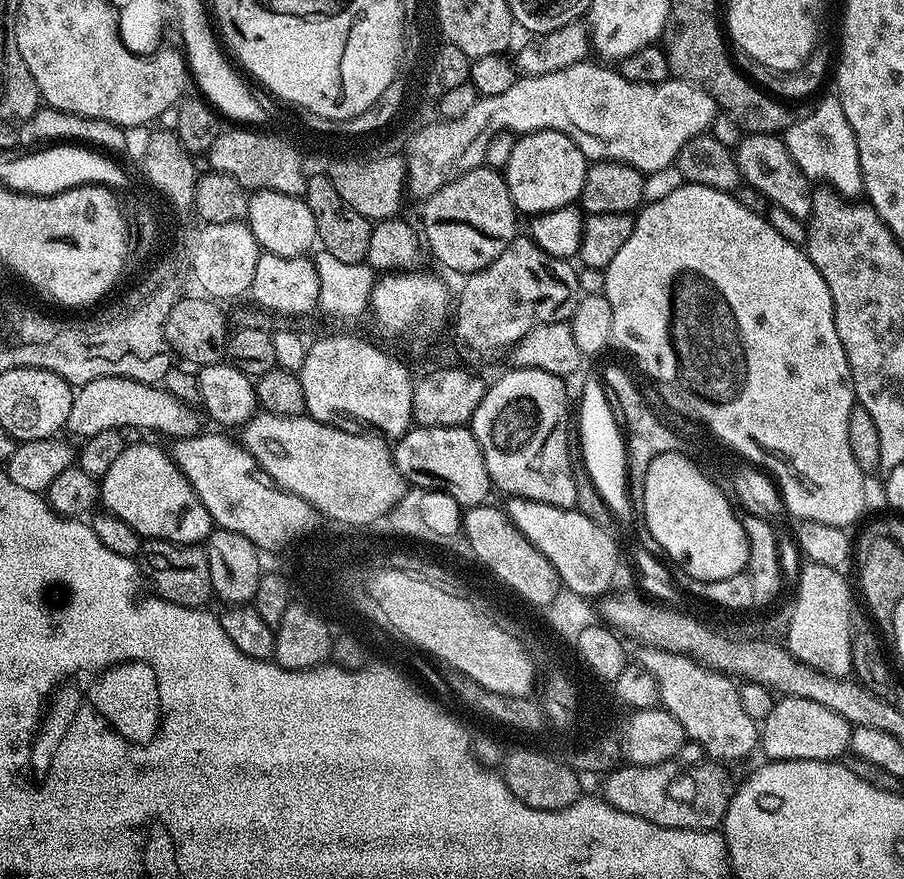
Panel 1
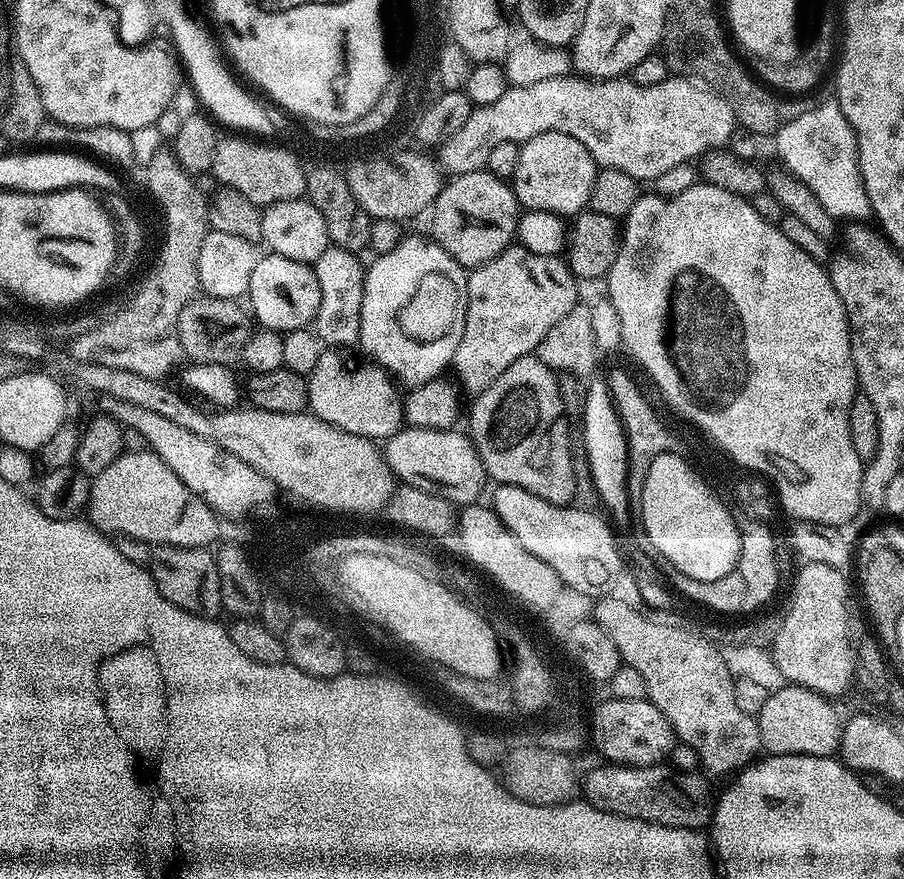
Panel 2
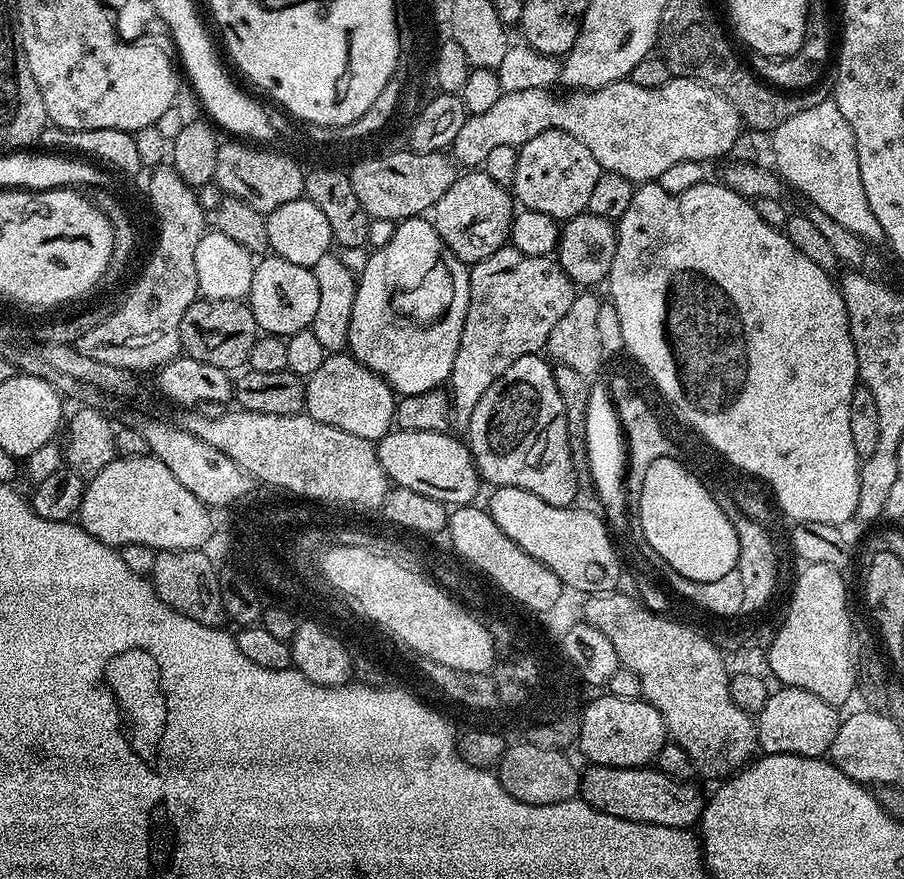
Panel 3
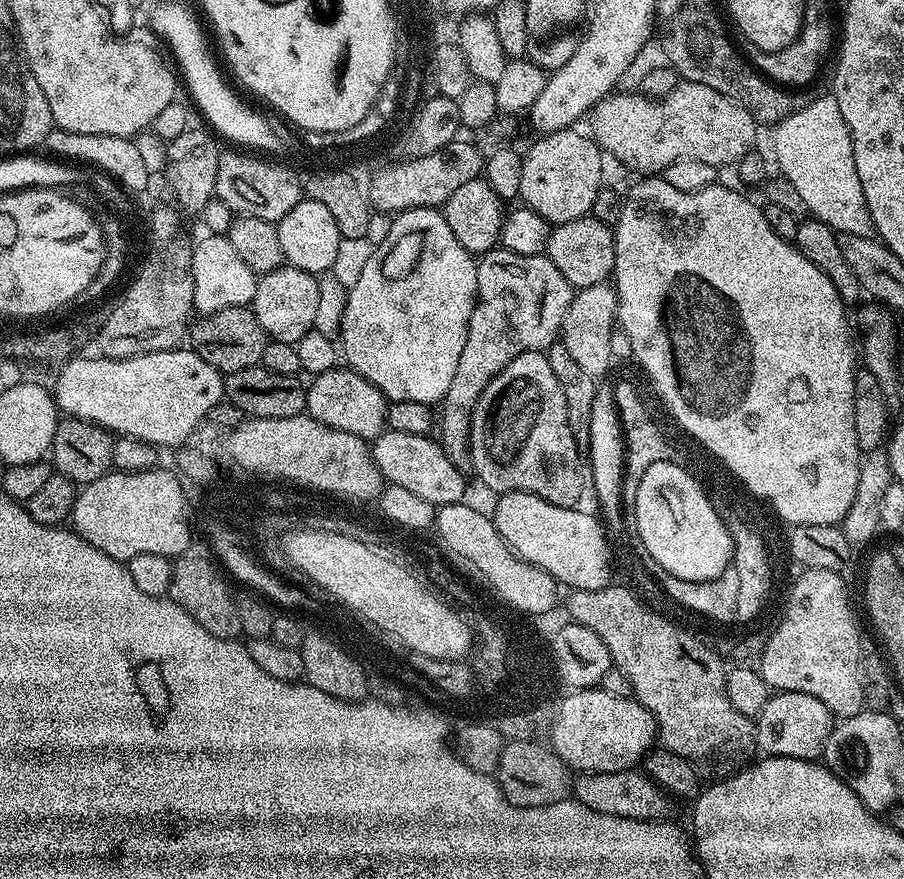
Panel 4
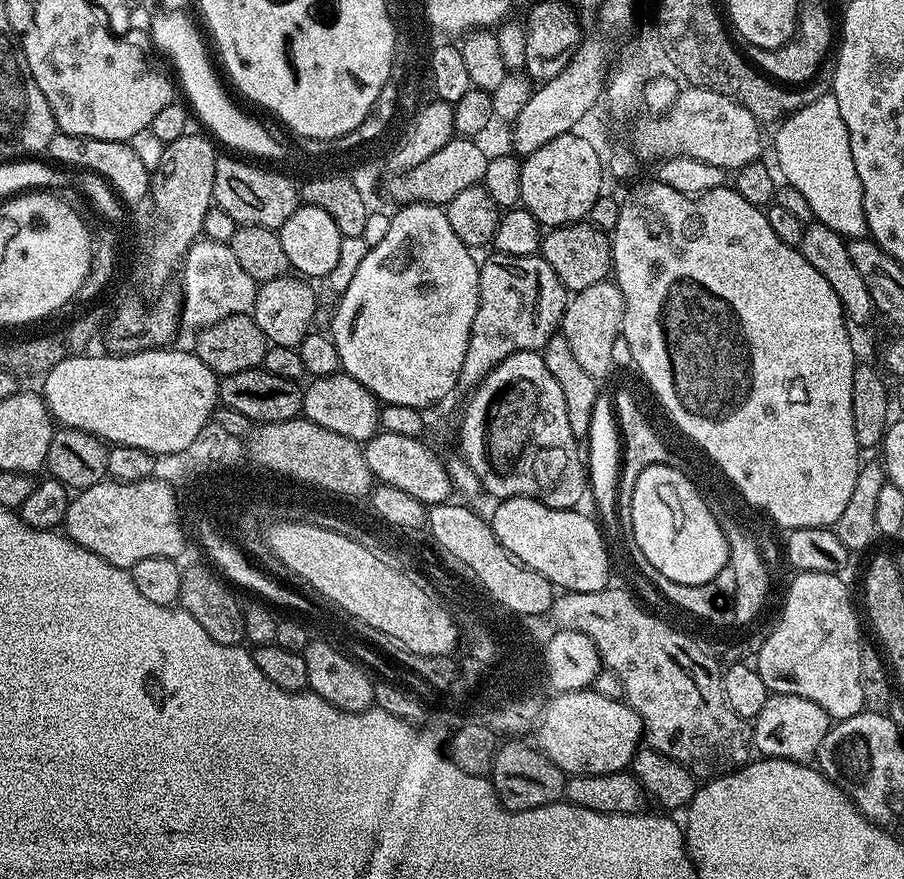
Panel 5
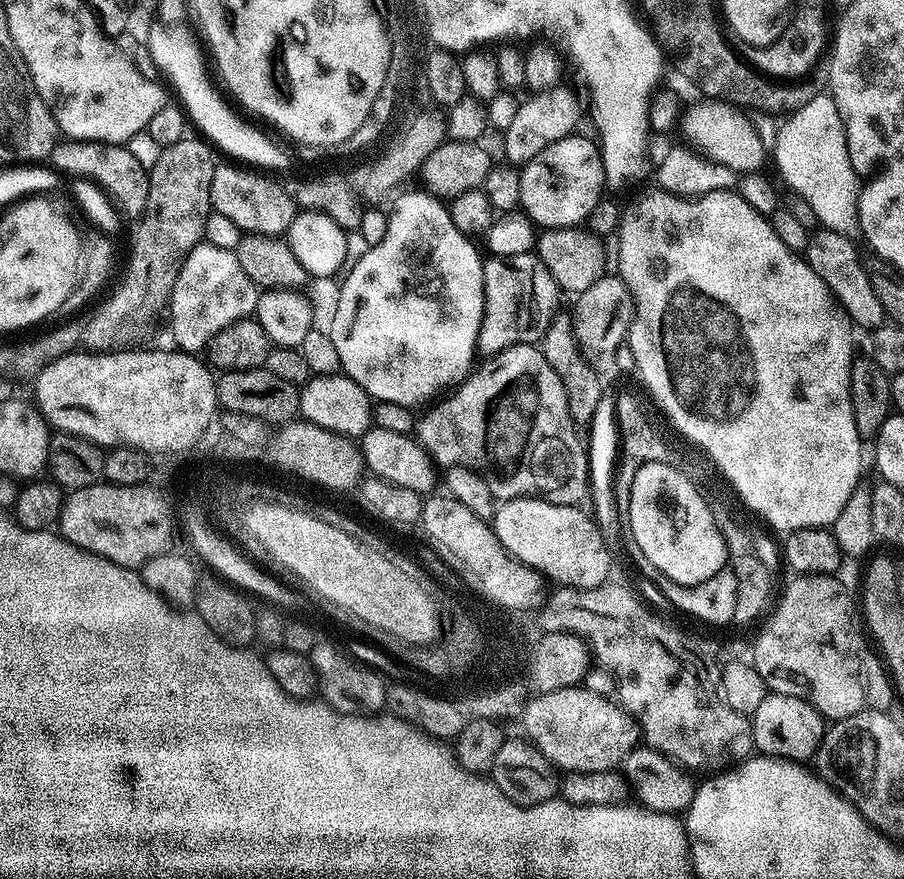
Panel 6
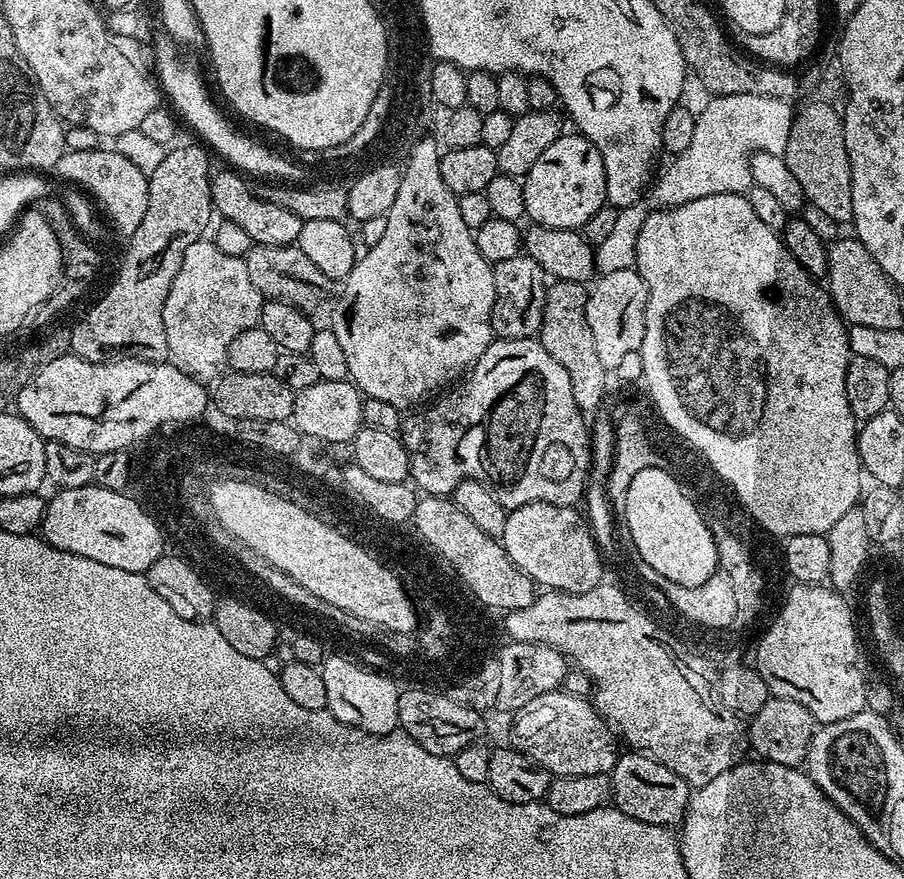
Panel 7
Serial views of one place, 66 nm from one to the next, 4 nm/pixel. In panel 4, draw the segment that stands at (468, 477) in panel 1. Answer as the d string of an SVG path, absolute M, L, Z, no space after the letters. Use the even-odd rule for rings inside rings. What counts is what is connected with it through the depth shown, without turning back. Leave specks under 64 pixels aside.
M385 430L371 441L370 447L380 475L388 484L402 486L402 490L410 490L418 494L418 498L426 498L426 502L437 506L459 504L465 499L465 473L455 468L454 463L450 462L442 450L442 446L431 435L415 436Z

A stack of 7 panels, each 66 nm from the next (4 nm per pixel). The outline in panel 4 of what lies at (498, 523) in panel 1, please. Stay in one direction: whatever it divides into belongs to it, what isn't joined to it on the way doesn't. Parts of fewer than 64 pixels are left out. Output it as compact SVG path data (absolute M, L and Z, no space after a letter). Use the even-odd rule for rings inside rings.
M468 502L459 504L442 504L436 510L437 519L441 521L441 531L452 547L463 552L469 560L475 560L484 572L488 573L493 584L504 593L513 604L519 604L522 611L530 614L541 614L544 610L558 603L556 588L558 582L546 570L534 566L528 560L523 560L507 542L498 534L496 521L491 515L471 508Z

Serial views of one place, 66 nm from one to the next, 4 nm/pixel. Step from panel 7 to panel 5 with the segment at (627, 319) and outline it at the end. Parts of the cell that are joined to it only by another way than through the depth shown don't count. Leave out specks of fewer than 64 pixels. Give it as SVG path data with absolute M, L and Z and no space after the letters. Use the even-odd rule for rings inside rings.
M614 282L586 286L586 290L575 293L564 309L562 335L568 340L570 350L582 369L592 375L597 382L603 382L614 372L612 347L622 335L624 327L624 295Z

